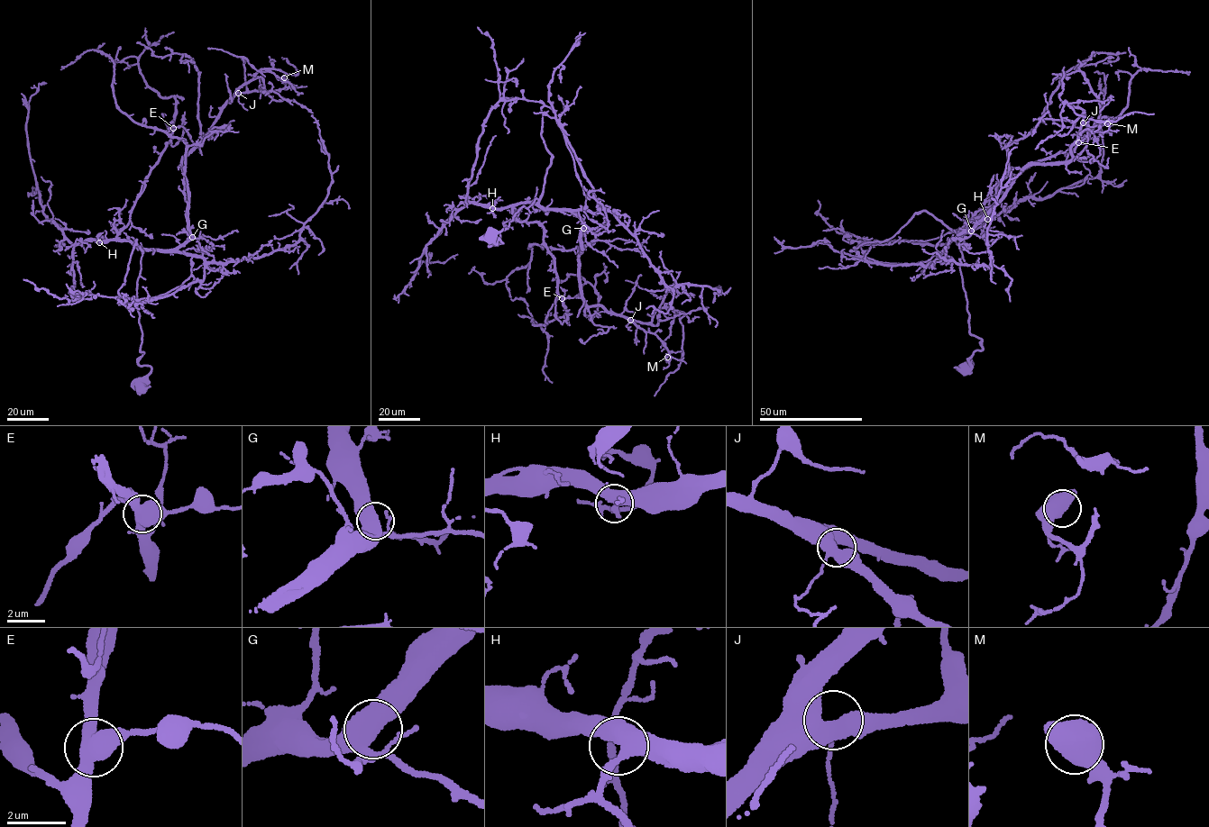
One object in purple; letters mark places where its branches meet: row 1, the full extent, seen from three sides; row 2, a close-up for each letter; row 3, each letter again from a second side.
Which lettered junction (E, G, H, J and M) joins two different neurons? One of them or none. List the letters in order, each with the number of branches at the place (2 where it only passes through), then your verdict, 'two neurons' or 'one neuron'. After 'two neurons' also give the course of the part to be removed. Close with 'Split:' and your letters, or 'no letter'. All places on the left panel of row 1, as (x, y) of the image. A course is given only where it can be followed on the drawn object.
E: branches 3; two neurons; course (173, 128), (183, 126), (190, 138)
G: branches 3; one neuron
H: branches 3; one neuron
J: branches 3; one neuron
M: branches 3; one neuron
Split: E

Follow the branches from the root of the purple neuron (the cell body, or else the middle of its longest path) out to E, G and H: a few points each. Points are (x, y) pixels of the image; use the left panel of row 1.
E: (141, 386), (151, 368), (138, 363), (144, 353), (137, 296), (142, 253), (117, 236), (129, 222), (173, 128)
G: (141, 386), (151, 368), (138, 363), (144, 353), (137, 296), (142, 250), (175, 249), (192, 237)
H: (141, 386), (151, 368), (138, 363), (144, 353), (137, 296), (142, 253), (130, 241), (99, 242)

